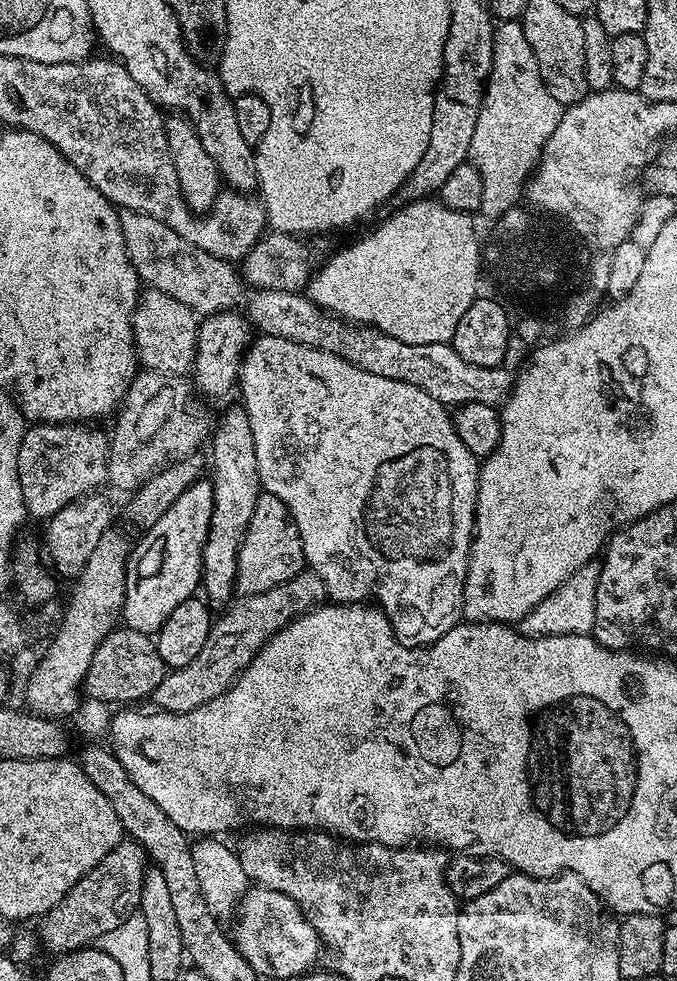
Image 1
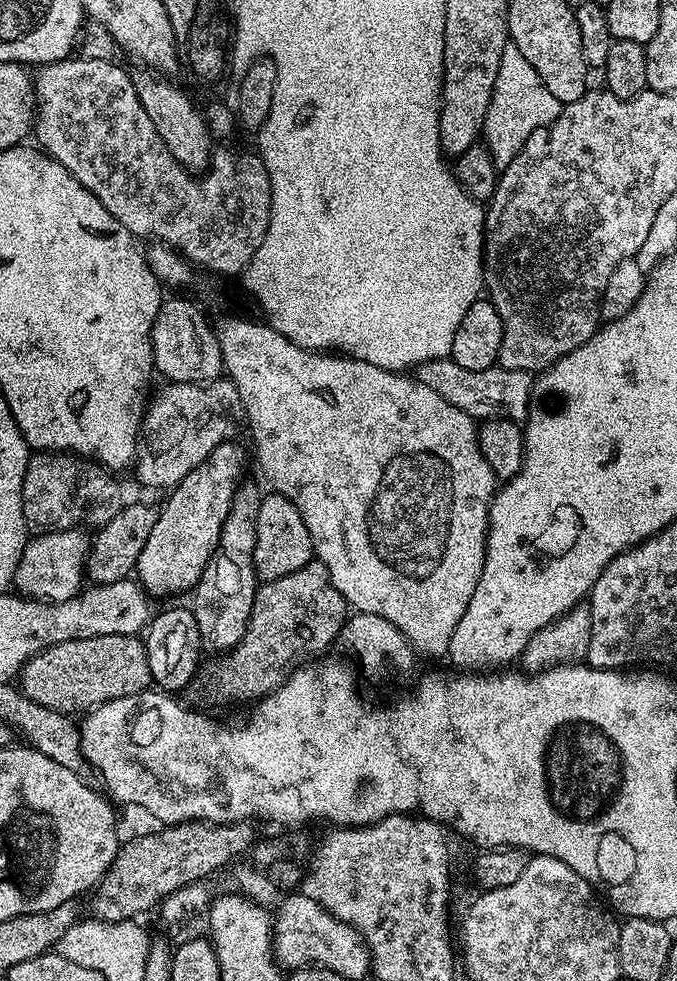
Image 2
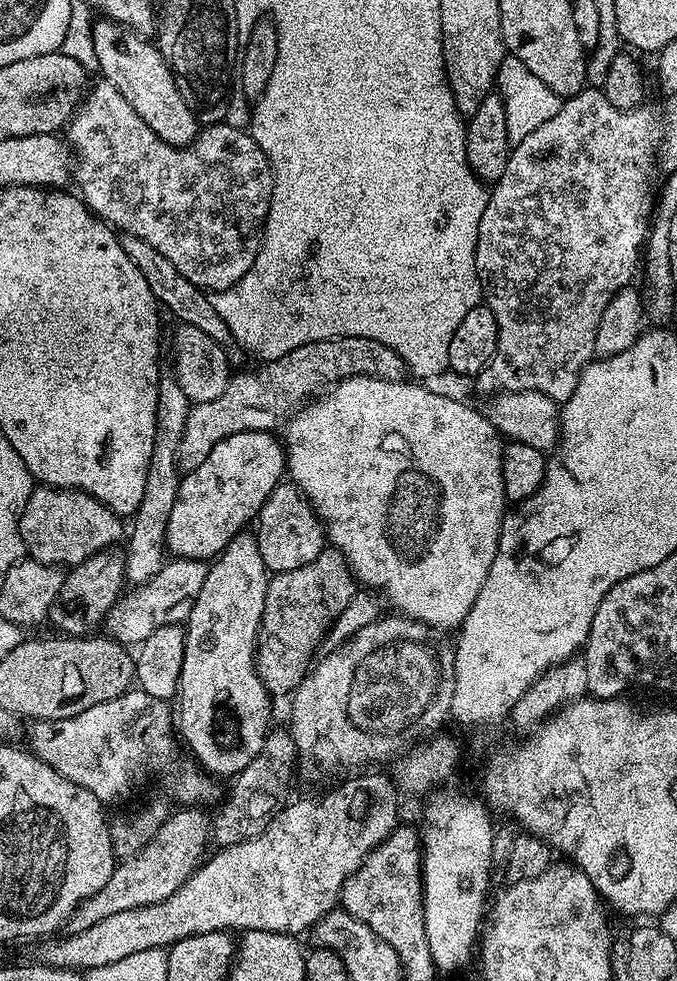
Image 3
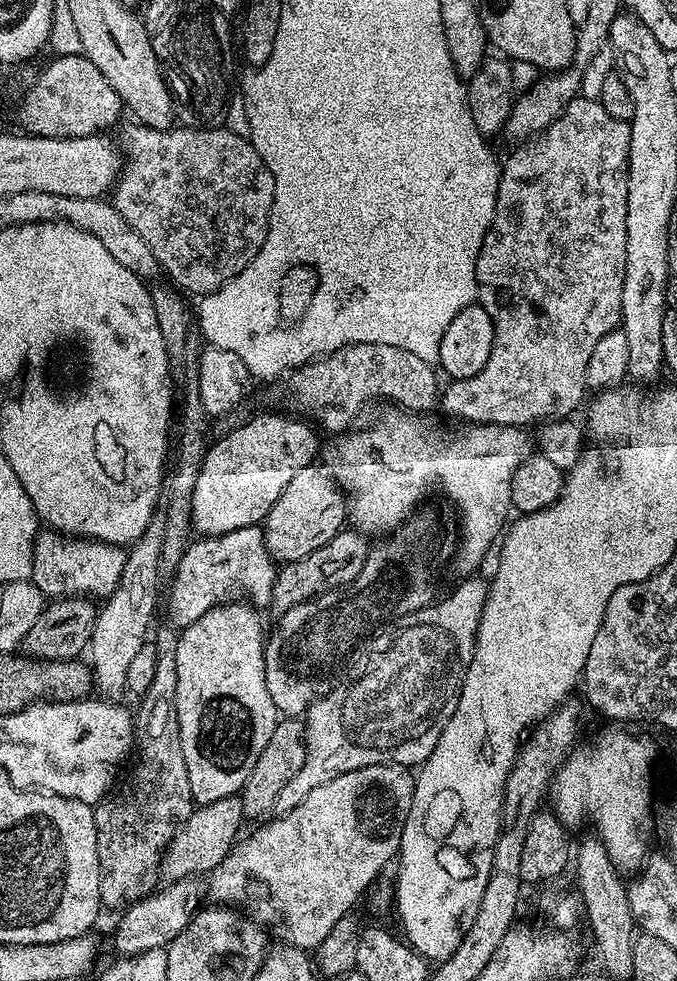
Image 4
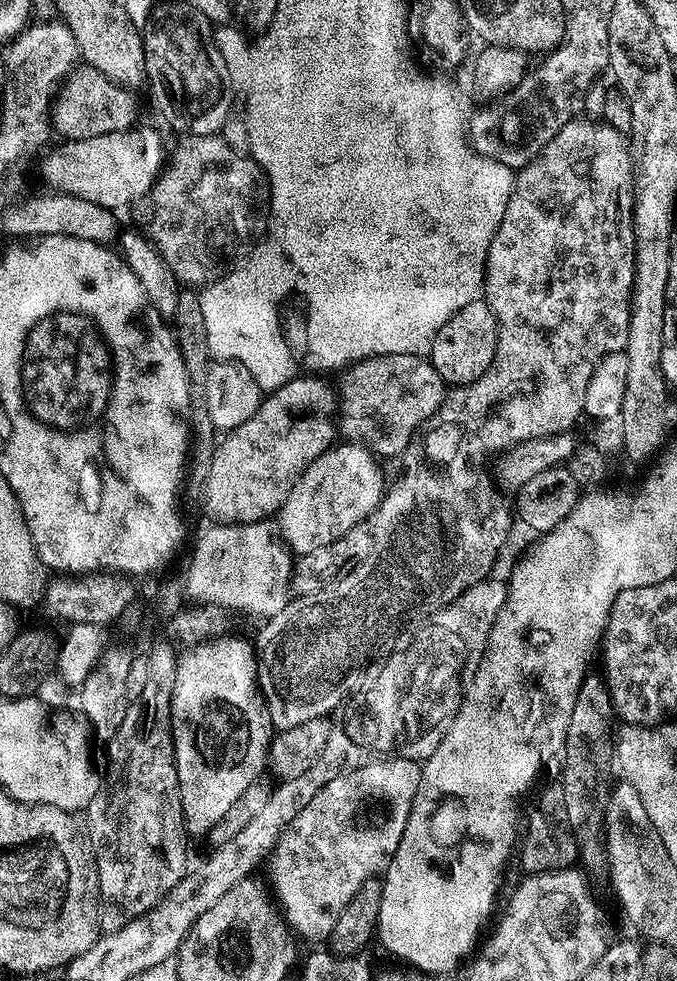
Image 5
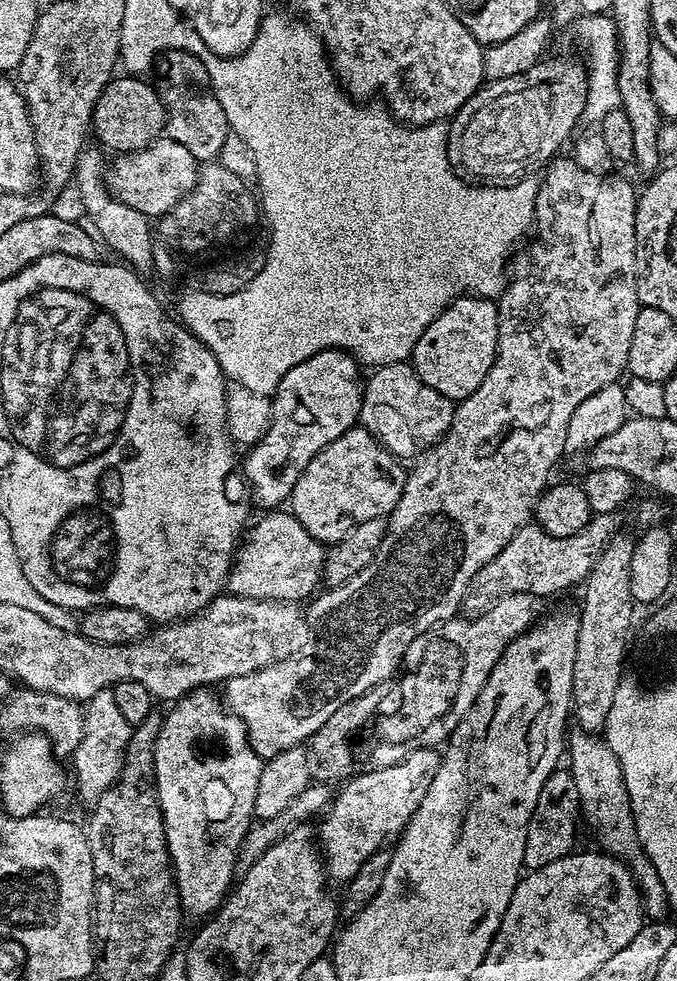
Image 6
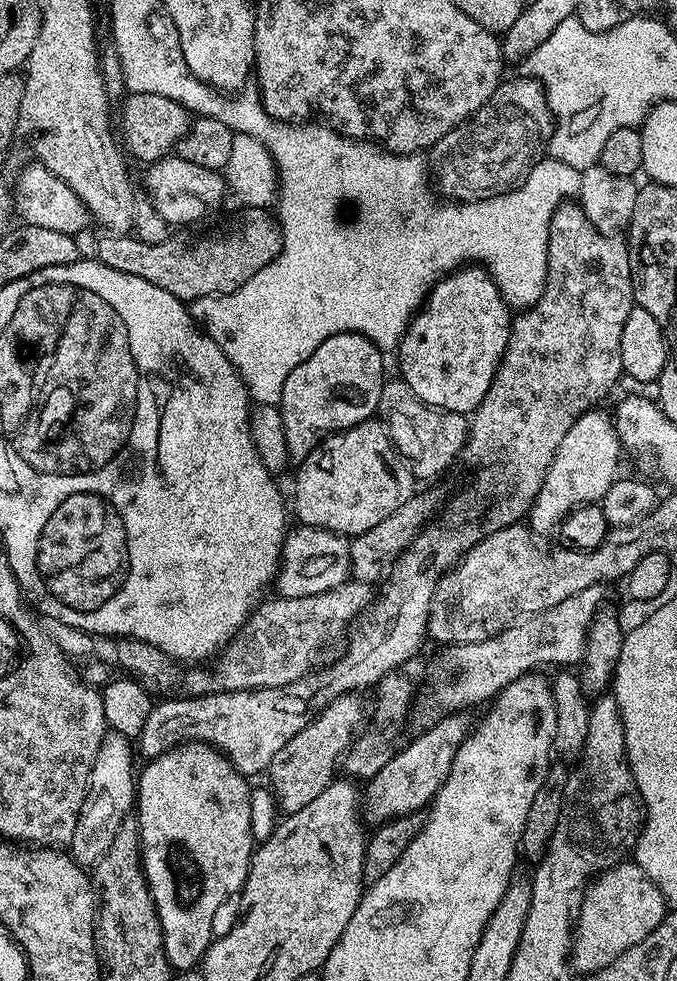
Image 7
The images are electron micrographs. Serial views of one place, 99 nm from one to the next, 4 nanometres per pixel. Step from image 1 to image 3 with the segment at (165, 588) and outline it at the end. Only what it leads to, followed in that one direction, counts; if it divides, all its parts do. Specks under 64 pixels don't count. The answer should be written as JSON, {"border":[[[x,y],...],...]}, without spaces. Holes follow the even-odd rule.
{"border":[[[271,431],[230,434],[230,438],[222,438],[222,442],[218,442],[218,446],[210,450],[202,466],[198,466],[192,472],[183,473],[178,486],[178,498],[174,498],[174,507],[170,510],[170,522],[166,522],[164,547],[173,557],[211,561],[260,515],[266,498],[270,498],[277,484],[286,476],[284,445],[272,435]]]}

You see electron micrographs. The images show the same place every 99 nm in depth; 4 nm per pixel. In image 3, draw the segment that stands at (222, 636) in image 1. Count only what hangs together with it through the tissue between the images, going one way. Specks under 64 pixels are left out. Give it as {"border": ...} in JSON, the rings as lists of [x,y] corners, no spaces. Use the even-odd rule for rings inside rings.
{"border":[[[331,546],[324,547],[314,562],[306,562],[306,566],[298,566],[298,570],[275,573],[269,579],[266,606],[262,610],[260,633],[256,639],[256,672],[273,697],[287,697],[304,681],[317,655],[316,647],[319,646],[320,639],[329,635],[334,621],[340,617],[342,610],[346,610],[346,606],[350,606],[357,591],[358,581],[348,568],[346,558]]]}

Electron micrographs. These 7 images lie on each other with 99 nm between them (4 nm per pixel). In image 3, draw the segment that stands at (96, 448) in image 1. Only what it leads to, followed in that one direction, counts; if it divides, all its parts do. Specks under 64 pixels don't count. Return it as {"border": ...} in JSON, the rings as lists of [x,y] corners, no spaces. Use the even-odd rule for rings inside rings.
{"border":[[[33,487],[20,519],[25,553],[45,566],[73,566],[121,543],[126,528],[121,517],[111,512],[98,498],[75,488]]]}

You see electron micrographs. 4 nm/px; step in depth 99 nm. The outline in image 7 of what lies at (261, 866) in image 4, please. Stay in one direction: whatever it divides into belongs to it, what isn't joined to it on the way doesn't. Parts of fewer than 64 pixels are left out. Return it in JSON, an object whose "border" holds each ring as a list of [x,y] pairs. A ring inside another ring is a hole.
{"border":[[[454,712],[440,720],[429,723],[428,729],[421,736],[416,736],[408,745],[401,747],[371,776],[362,788],[362,816],[369,825],[375,826],[392,820],[395,816],[406,813],[420,812],[425,806],[431,805],[432,797],[442,786],[442,782],[450,774],[450,766],[454,762],[454,754],[458,754],[458,746],[470,731],[469,713]]]}

